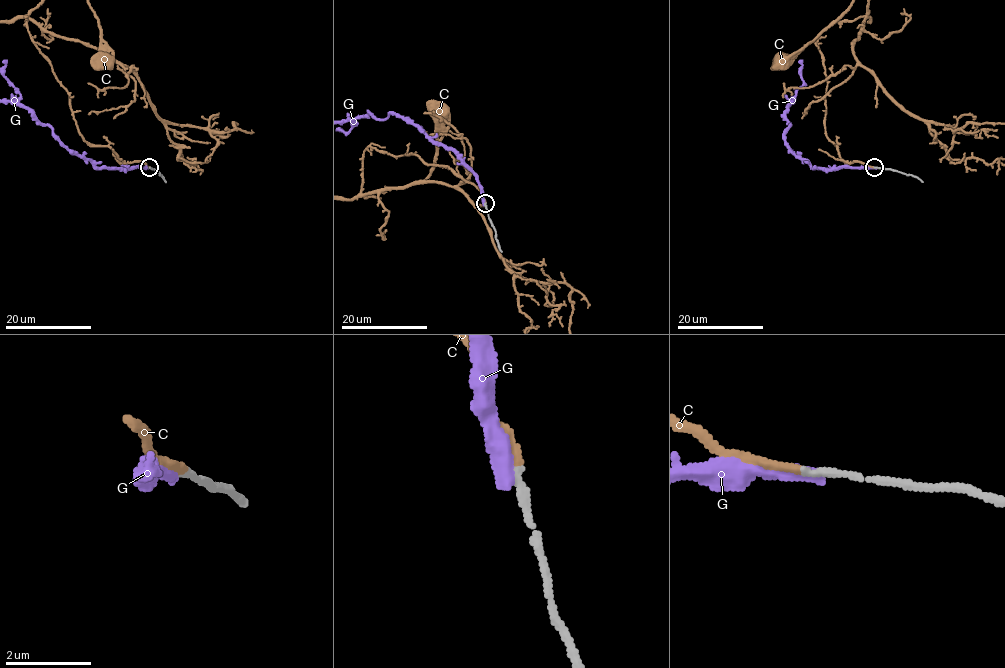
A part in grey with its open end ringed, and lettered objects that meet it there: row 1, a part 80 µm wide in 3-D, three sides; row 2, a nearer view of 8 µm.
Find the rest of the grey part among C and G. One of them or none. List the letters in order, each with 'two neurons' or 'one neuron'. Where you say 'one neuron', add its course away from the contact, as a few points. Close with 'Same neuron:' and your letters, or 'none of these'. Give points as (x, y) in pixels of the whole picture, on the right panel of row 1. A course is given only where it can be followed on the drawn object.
C: one neuron
G: two neurons
Same neuron: C

